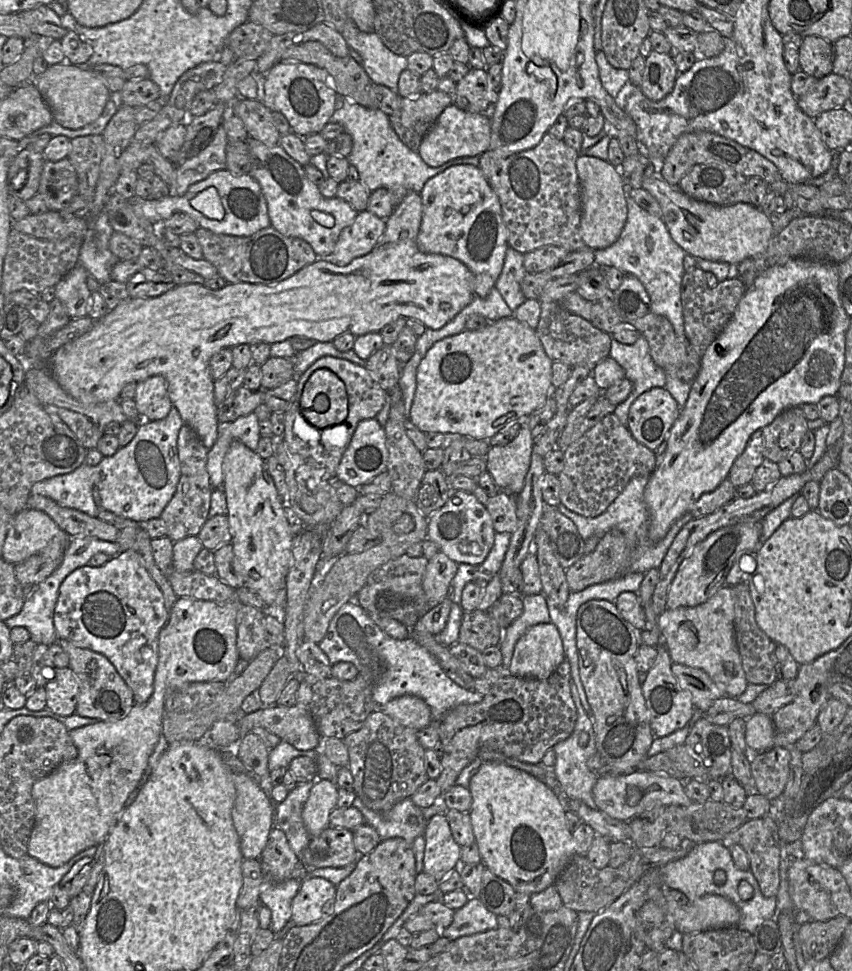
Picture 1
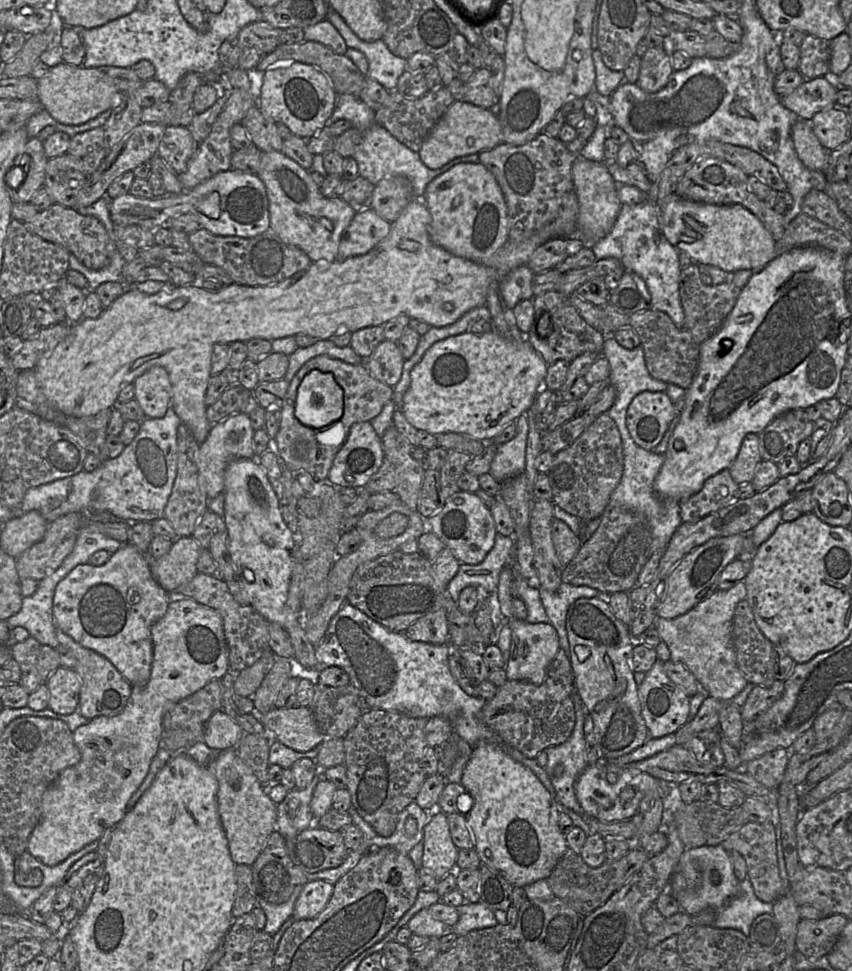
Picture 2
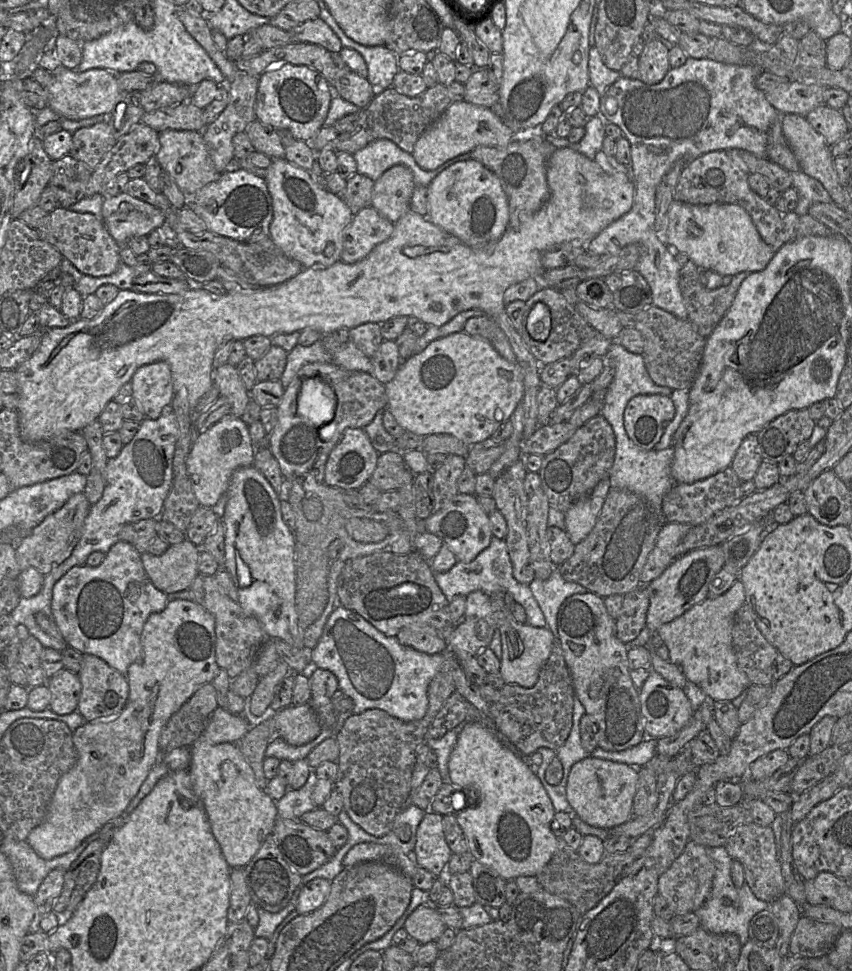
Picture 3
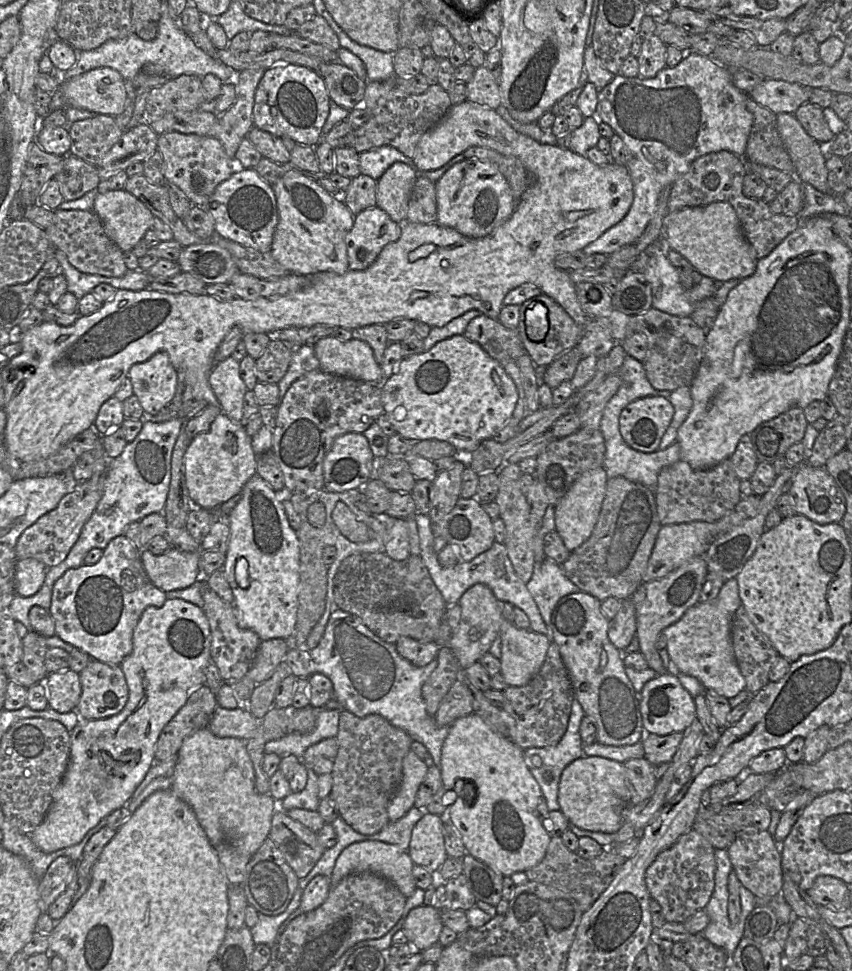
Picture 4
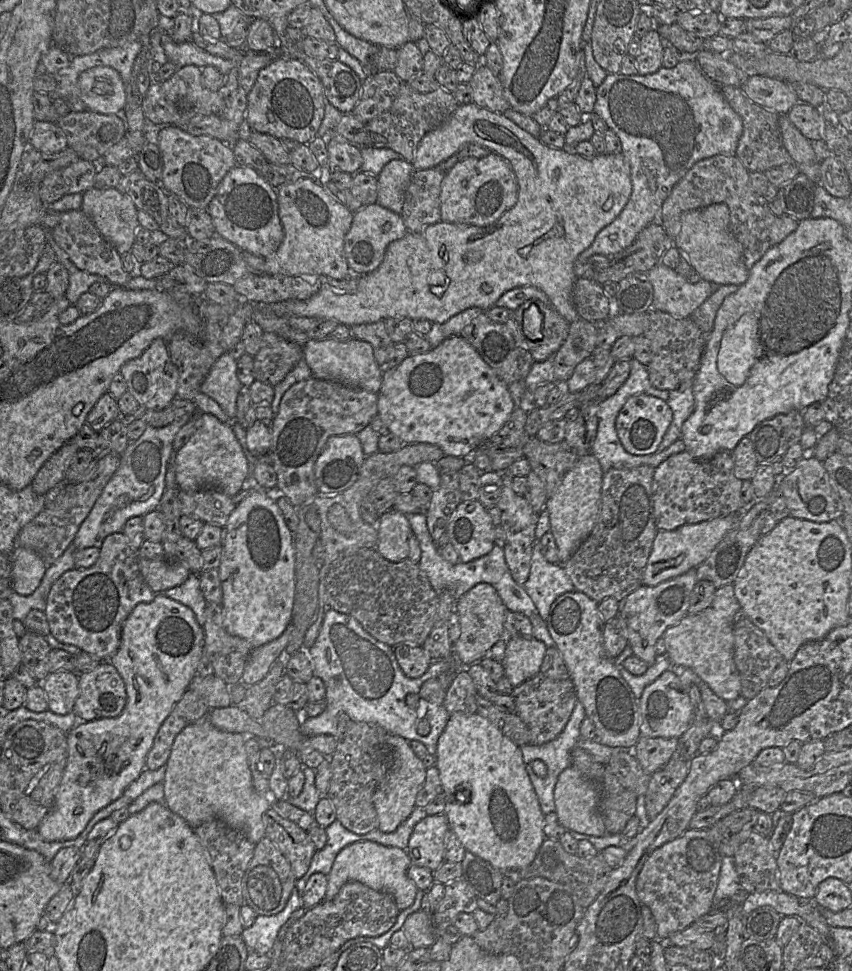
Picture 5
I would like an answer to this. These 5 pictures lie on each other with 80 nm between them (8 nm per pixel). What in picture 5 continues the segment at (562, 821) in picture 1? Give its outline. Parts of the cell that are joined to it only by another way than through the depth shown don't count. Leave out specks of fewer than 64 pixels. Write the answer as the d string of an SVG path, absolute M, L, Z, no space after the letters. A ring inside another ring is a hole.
M455 712L450 714L438 739L435 766L439 771L442 793L445 796L456 794L456 801L447 801L442 814L466 851L500 871L520 870L530 865L547 837L543 831L545 815L526 770L521 748L478 713Z

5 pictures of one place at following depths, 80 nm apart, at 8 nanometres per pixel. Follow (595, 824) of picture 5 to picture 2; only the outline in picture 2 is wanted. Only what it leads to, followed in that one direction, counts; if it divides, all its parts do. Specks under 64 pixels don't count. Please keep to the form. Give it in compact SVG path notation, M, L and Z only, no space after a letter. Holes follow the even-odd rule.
M600 759L597 763L588 765L583 773L579 776L575 784L575 793L578 802L580 803L584 812L601 822L612 823L618 821L631 820L636 814L640 801L649 792L656 792L662 799L666 798L672 791L674 787L678 786L674 782L667 782L655 778L645 772L641 772L637 769L628 769L620 767L618 765L608 763L604 759Z

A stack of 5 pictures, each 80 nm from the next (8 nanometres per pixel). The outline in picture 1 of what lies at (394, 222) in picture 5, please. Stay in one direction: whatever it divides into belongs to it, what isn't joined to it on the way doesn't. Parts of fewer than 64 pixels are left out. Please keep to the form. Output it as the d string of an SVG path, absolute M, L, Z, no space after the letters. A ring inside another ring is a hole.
M367 210L359 212L353 222L341 231L328 260L338 266L345 266L353 259L368 254L385 229L385 220Z

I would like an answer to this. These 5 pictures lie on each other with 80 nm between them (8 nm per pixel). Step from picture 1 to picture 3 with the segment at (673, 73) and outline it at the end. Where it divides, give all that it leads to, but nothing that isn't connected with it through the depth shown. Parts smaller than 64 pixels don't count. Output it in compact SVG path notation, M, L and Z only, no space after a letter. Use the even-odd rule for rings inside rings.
M653 40L644 45L639 56L638 79L648 85L654 85L663 80L671 69L669 64L669 49L671 46L663 40Z

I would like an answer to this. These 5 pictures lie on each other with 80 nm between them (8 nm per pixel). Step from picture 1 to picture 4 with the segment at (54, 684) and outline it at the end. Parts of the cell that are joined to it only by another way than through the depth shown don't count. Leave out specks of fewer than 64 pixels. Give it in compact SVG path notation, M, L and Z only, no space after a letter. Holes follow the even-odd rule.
M71 669L54 672L47 676L44 684L48 693L49 708L59 713L76 709L81 696L79 673Z

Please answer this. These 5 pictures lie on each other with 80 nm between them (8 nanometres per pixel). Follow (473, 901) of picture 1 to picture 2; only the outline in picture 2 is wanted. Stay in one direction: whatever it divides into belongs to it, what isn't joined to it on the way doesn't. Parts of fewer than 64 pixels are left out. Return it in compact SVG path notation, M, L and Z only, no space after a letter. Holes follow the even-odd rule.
M465 902L457 908L459 919L454 926L449 927L449 930L457 936L498 924L494 912L481 902Z

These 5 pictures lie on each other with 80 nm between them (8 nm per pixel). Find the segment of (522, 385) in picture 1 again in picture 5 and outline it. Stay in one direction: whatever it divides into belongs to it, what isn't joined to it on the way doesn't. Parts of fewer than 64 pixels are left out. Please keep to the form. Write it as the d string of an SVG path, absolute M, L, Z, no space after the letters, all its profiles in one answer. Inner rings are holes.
M460 335L445 339L437 347L432 348L425 354L408 356L401 364L393 369L383 369L382 385L378 393L378 415L388 427L390 433L396 435L407 444L428 443L436 445L441 448L445 456L464 458L465 464L481 444L490 442L491 437L502 428L514 408L515 403L509 392L508 385L496 375L493 369L481 358L475 348Z

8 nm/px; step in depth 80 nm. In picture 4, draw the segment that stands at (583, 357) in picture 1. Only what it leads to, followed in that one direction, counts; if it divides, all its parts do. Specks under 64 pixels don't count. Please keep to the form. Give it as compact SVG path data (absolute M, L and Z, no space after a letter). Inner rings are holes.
M544 293L521 305L517 331L534 364L541 367L548 367L558 356L575 347L583 335L583 327L578 325L553 298ZM537 302L541 302L548 309L549 330L541 342L531 341L525 326L526 311Z

